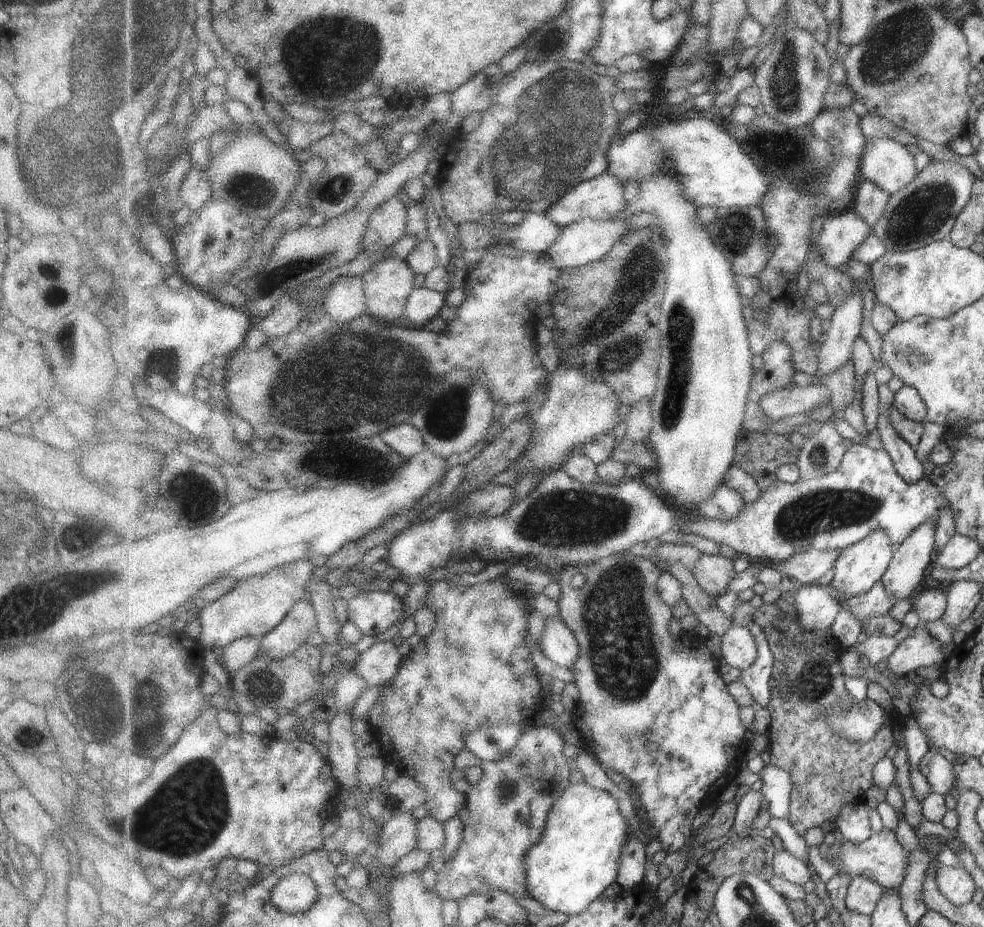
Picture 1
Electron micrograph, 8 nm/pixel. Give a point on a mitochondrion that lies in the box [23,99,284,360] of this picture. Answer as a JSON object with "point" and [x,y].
{"point":[46,287]}

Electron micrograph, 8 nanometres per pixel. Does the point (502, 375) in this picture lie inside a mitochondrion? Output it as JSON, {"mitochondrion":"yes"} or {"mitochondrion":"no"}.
{"mitochondrion":"no"}

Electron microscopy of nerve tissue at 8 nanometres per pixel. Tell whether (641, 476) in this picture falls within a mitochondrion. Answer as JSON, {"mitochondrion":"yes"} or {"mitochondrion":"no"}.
{"mitochondrion":"no"}

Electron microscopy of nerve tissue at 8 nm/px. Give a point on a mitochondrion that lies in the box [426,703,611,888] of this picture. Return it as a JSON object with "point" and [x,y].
{"point":[507,792]}

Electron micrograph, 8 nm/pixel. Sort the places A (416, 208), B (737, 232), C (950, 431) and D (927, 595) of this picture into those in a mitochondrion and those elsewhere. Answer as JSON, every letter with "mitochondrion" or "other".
{"A":"other","B":"mitochondrion","C":"other","D":"other"}

